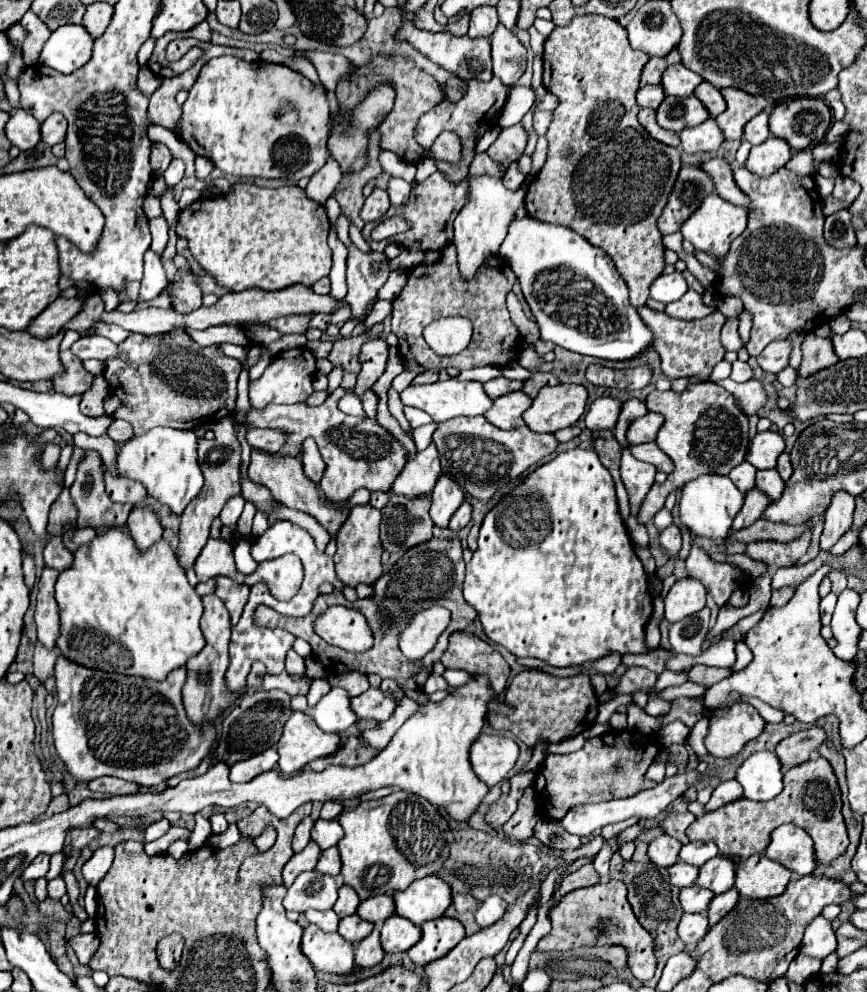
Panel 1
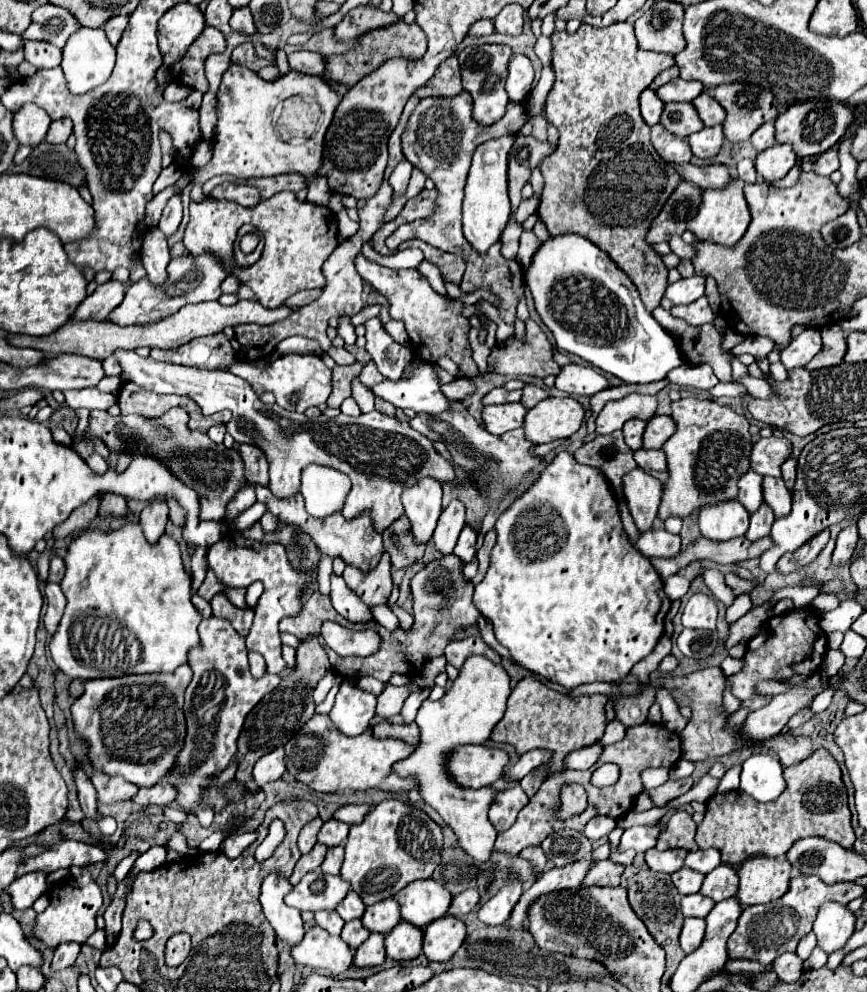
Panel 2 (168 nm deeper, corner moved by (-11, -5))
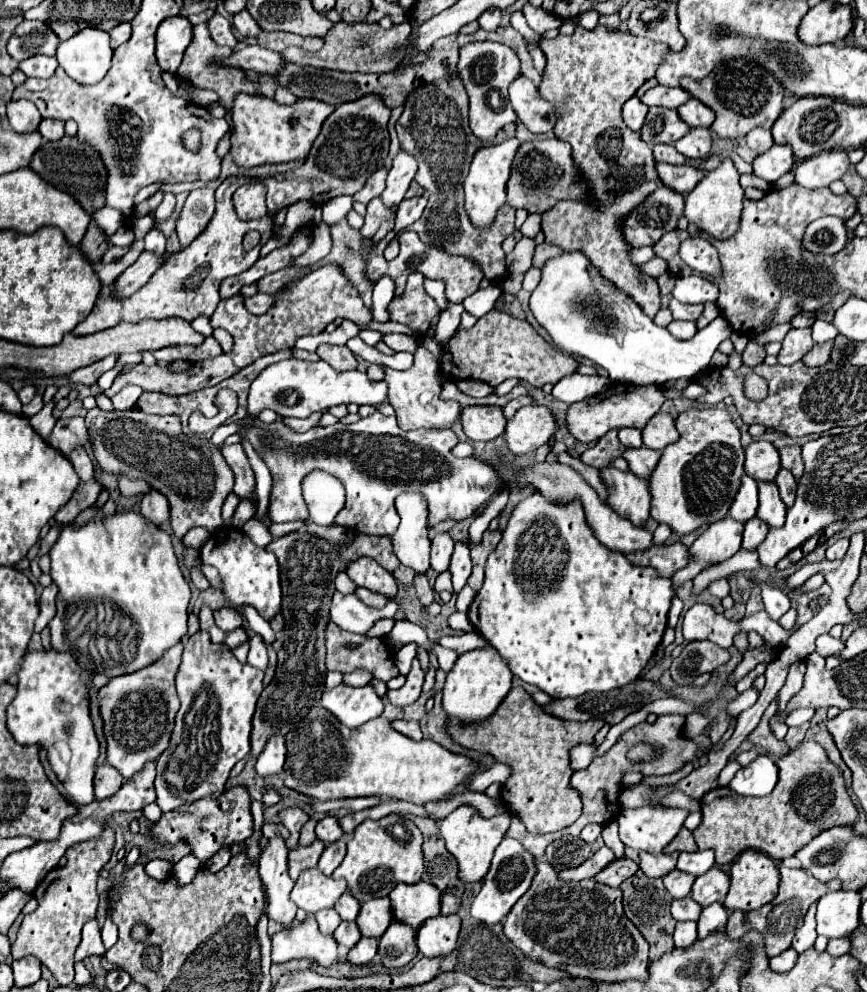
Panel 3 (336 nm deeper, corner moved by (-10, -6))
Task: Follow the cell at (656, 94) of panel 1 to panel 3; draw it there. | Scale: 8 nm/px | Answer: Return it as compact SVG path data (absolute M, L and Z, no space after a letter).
M632 97L624 103L624 109L622 109L622 115L624 115L624 121L626 125L632 129L632 131L640 131L640 127L644 127L644 119L648 117L648 105L640 103L638 97Z

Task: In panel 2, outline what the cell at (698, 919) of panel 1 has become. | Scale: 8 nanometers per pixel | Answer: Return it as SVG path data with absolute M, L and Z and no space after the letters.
M685 918L683 930L681 930L681 936L679 936L683 952L689 954L689 952L697 950L703 934L705 934L705 920L703 918Z

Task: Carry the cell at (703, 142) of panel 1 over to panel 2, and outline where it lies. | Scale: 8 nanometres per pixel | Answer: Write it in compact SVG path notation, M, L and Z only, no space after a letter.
M723 126L705 127L703 130L691 134L687 140L691 144L693 156L713 158L723 146Z

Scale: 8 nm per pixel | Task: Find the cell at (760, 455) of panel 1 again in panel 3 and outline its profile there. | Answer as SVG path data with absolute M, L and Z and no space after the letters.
M754 441L746 447L746 475L756 481L774 481L780 471L780 453L768 441Z

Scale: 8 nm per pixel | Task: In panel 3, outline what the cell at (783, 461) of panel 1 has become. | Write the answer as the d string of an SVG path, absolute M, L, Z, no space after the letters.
M780 469L778 477L776 477L776 485L780 489L780 497L786 503L786 507L790 507L796 499L796 479L788 469Z

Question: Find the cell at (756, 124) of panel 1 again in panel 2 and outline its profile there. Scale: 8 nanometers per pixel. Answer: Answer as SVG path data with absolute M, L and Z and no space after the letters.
M773 122L759 126L753 134L751 134L751 144L761 152L765 148L771 148L775 144L775 126Z

